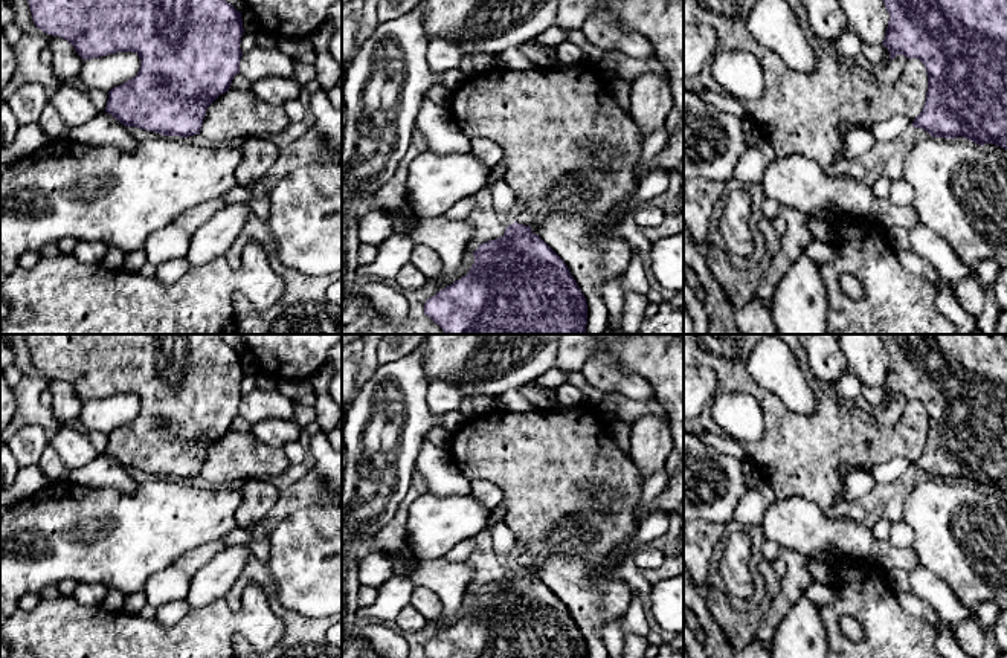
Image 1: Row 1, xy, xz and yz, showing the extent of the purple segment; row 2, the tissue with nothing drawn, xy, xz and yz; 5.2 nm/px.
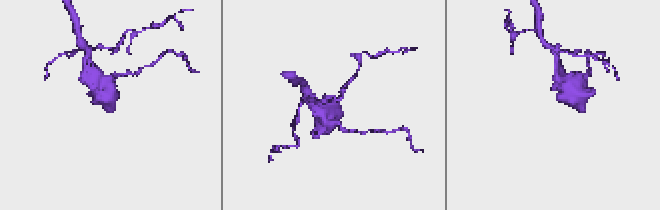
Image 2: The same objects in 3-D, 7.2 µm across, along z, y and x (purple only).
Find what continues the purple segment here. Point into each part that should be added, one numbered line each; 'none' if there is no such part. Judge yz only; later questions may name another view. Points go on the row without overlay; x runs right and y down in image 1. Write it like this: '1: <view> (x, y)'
none

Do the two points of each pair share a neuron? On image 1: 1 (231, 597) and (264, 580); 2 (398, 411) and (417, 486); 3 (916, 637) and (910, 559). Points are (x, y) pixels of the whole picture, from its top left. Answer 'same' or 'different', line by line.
1: same
2: different
3: different

